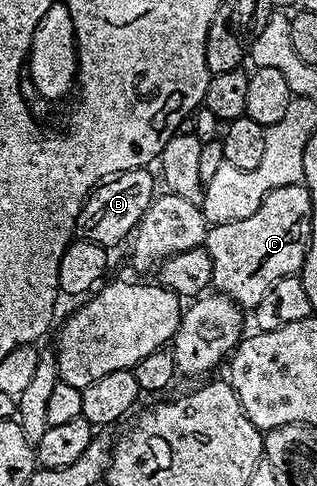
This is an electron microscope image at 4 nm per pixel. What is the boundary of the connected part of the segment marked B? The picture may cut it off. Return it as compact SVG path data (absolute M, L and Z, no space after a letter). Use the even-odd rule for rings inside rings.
M148 167L132 168L126 172L120 172L117 176L102 180L89 193L85 205L81 208L75 229L76 235L80 239L101 244L107 250L112 249L112 244L119 243L125 235L126 239L136 229L137 223L155 199L153 176L149 171Z

